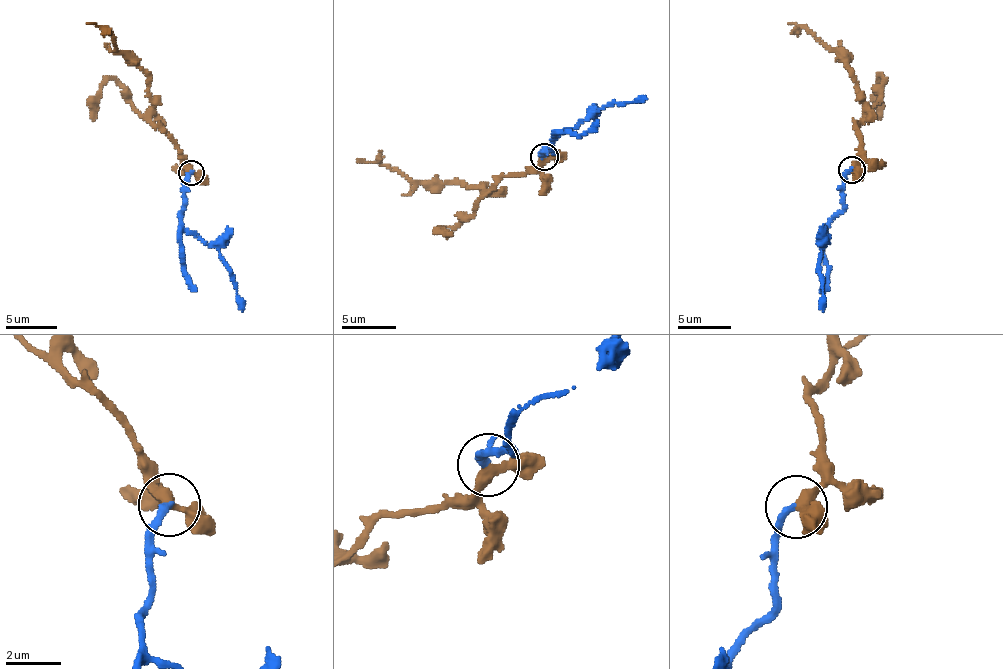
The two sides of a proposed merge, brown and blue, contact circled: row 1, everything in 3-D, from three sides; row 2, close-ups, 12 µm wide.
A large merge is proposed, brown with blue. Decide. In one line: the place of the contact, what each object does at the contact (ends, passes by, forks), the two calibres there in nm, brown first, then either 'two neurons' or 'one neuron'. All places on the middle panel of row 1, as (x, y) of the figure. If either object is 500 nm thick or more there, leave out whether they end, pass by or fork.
(544, 156) | brown passes by | blue ends | 360/280 nm | one neuron

